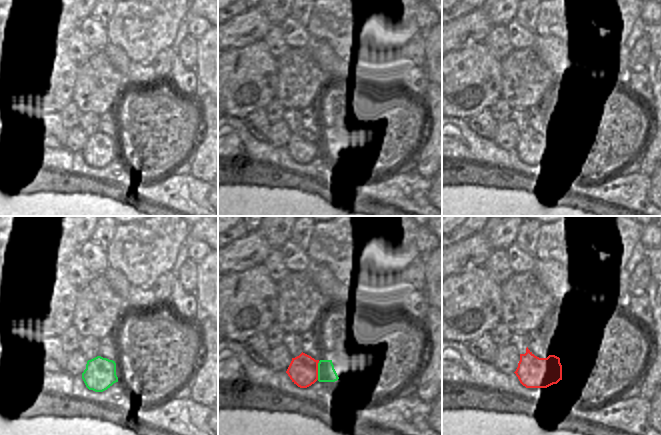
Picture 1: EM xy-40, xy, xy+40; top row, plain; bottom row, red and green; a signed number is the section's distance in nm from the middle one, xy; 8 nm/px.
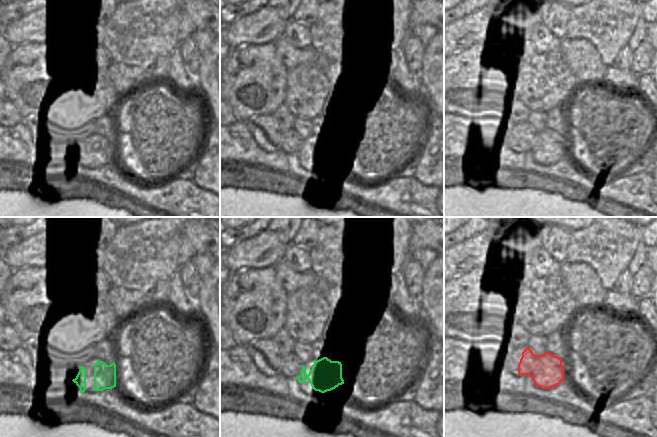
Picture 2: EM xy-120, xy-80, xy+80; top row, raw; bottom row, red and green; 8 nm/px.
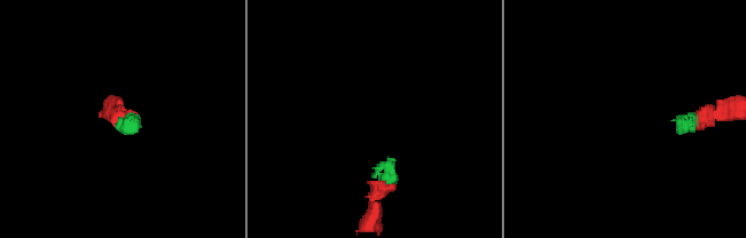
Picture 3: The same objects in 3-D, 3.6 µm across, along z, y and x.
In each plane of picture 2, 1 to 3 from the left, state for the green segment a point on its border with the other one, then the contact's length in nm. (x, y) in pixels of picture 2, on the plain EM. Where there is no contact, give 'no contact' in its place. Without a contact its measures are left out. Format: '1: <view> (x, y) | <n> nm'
1: no contact
2: no contact
3: no contact

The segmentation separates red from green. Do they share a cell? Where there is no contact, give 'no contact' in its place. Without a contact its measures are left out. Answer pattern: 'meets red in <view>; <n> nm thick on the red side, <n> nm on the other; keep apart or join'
meets red in xy; 240 nm thick on the red side, 140 nm on the other; join

